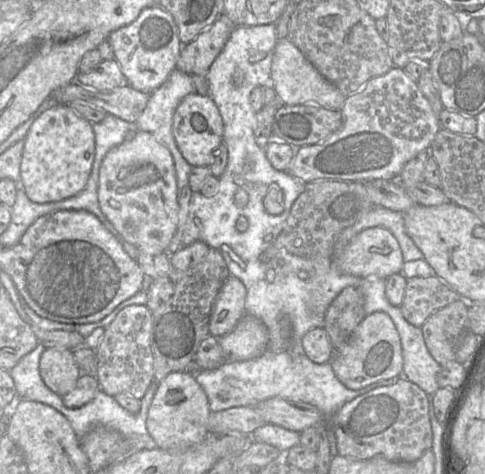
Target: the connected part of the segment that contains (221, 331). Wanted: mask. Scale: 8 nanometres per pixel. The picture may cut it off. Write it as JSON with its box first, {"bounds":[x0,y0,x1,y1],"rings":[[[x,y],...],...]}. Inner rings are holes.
{"bounds":[209,275,246,338],"rings":[[[230,275],[223,284],[212,310],[209,334],[220,338],[234,329],[244,316],[246,287],[243,282]]]}

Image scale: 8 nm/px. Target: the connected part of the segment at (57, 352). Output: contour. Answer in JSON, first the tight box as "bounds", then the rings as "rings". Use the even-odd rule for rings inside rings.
{"bounds":[40,348,82,396],"rings":[[[46,348],[40,357],[40,375],[45,384],[56,394],[64,396],[72,391],[82,374],[74,349]]]}

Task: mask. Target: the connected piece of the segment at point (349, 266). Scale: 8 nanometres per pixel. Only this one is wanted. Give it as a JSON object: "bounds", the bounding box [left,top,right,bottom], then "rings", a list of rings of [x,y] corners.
{"bounds":[333,227,404,279],"rings":[[[381,227],[361,231],[341,252],[333,256],[333,262],[340,273],[363,278],[377,276],[382,279],[401,273],[404,265],[398,241],[389,230]]]}

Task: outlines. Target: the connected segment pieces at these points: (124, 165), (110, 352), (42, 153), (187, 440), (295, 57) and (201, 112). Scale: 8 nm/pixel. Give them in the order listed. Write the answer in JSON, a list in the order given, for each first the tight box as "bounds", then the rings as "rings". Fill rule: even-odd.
[{"bounds":[98,131,179,254],"rings":[[[137,131],[132,140],[109,150],[99,170],[98,201],[103,214],[125,241],[148,254],[167,252],[177,231],[179,213],[175,164],[170,151],[144,131]]]},{"bounds":[95,304,154,401],"rings":[[[133,304],[122,309],[105,328],[104,336],[95,349],[95,376],[101,391],[112,397],[126,393],[140,401],[144,397],[154,382],[152,322],[153,314],[147,305]]]},{"bounds":[20,104,94,203],"rings":[[[56,104],[33,122],[24,138],[20,185],[35,203],[57,202],[73,197],[87,184],[94,156],[92,123],[68,105]]]},{"bounds":[146,372,209,450],"rings":[[[172,372],[158,385],[148,410],[146,429],[158,448],[174,450],[202,442],[208,435],[209,401],[191,372]]]},{"bounds":[270,37,346,110],"rings":[[[288,37],[277,40],[271,64],[270,85],[284,105],[313,103],[327,109],[341,110],[346,100],[342,92],[315,69]]]},{"bounds":[172,92,224,166],"rings":[[[197,92],[184,97],[173,115],[172,133],[184,159],[192,166],[210,166],[215,151],[223,142],[224,125],[220,112],[209,95]]]}]

